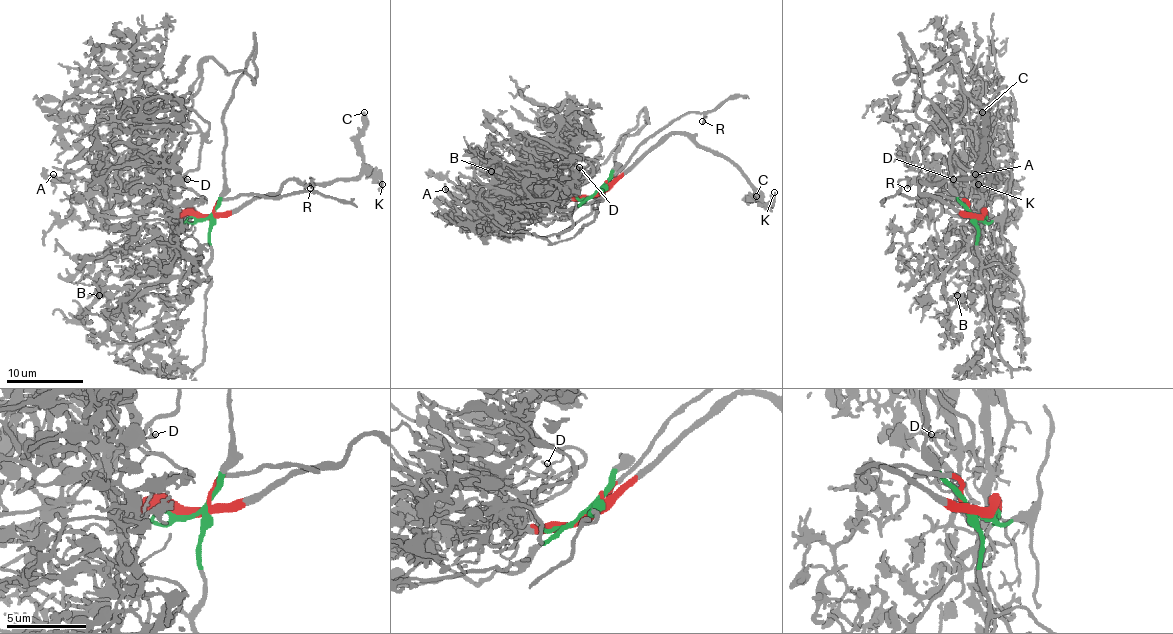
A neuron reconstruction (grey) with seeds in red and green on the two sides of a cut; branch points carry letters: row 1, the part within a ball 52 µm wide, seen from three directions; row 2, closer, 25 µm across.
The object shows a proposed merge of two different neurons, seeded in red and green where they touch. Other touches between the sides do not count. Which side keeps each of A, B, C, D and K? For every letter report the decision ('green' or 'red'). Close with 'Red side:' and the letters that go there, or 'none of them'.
A: green
B: green
C: red
D: red
K: red
Red side: C, D, K

